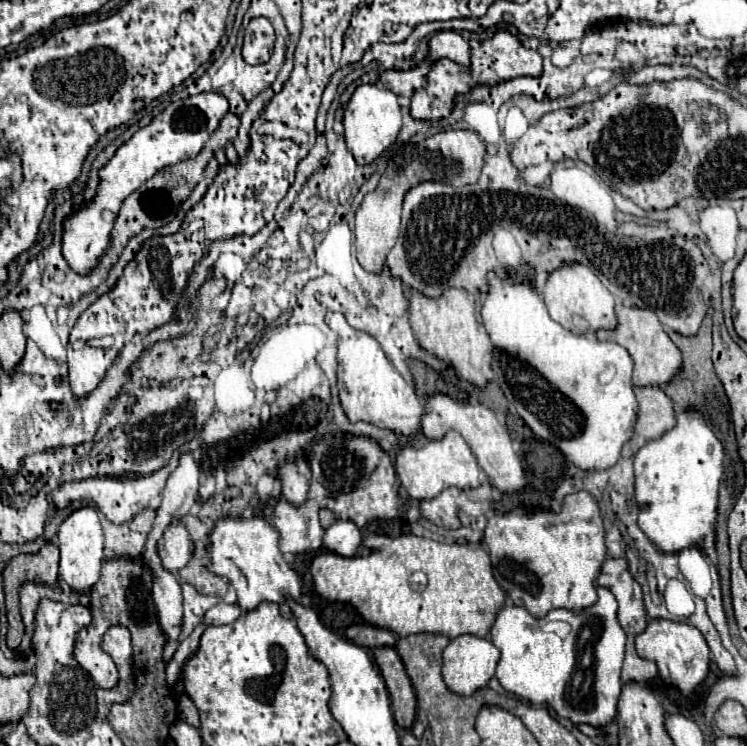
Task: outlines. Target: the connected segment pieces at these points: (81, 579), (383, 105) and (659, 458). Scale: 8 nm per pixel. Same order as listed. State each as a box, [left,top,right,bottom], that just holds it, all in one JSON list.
[[57,507,103,591],[345,85,401,165],[635,413,723,553]]

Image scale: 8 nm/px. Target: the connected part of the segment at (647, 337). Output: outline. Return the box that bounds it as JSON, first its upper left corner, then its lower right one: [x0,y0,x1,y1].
[597,305,681,387]

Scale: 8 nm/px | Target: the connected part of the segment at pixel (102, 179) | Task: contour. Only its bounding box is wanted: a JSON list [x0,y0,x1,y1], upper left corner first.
[61,93,227,273]

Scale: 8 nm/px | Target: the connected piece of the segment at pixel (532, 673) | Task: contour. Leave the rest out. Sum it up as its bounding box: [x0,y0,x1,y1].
[489,587,625,725]

